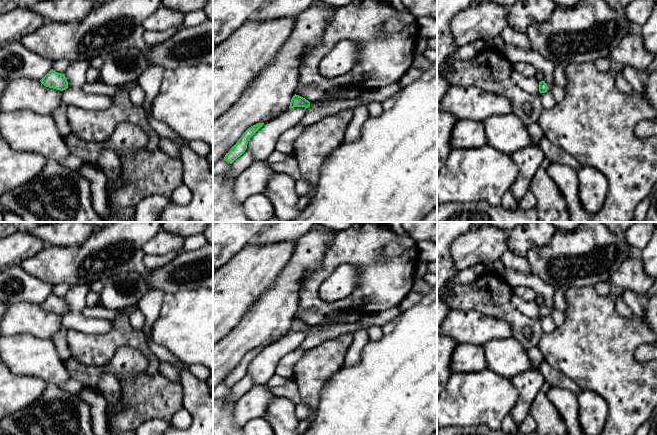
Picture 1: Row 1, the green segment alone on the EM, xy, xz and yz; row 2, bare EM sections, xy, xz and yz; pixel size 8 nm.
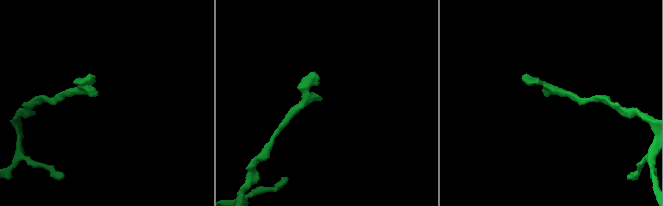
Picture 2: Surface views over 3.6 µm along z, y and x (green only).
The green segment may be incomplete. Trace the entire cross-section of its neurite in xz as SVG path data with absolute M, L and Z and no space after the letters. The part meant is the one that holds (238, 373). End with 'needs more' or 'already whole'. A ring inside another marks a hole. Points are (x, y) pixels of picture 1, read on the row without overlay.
M258 347L248 352L238 366L226 377L224 384L232 388L238 381L240 381L247 373L247 368L250 362L264 349Z; already whole

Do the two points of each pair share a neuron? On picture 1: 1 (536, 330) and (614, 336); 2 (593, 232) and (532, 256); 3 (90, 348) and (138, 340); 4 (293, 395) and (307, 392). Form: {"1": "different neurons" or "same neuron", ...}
{"1": "different neurons", "2": "same neuron", "3": "same neuron", "4": "different neurons"}

